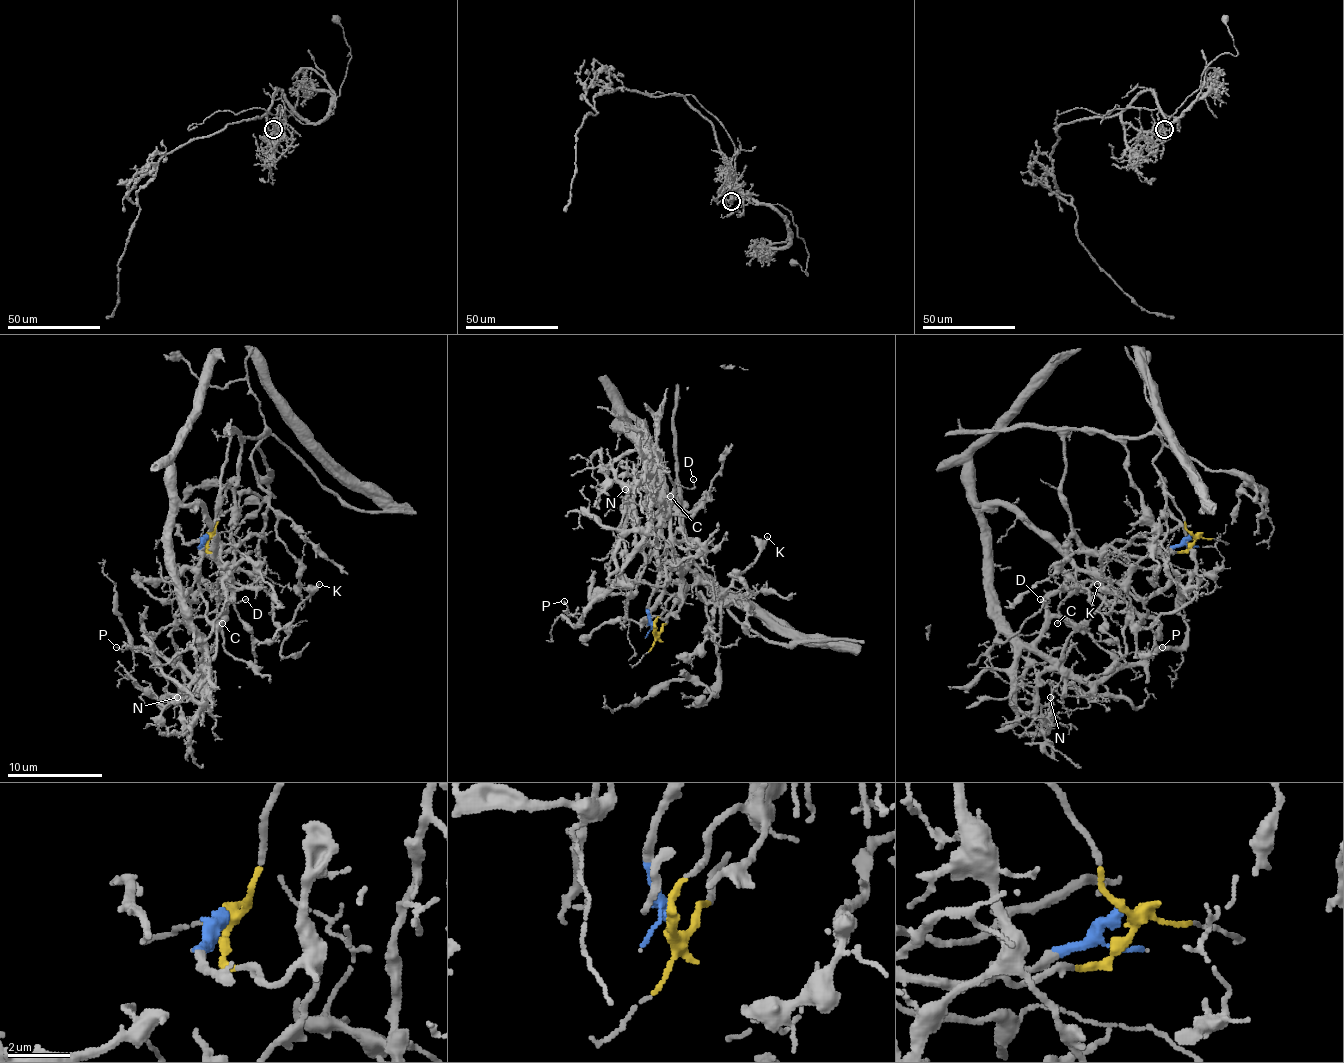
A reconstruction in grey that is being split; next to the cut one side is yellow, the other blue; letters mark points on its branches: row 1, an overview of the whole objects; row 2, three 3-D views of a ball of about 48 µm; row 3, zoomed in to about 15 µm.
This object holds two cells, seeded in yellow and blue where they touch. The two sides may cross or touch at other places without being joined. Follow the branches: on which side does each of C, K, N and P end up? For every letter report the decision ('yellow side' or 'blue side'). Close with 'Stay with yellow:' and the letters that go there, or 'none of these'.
C: yellow side
K: yellow side
N: blue side
P: blue side
Stay with yellow: C, K

